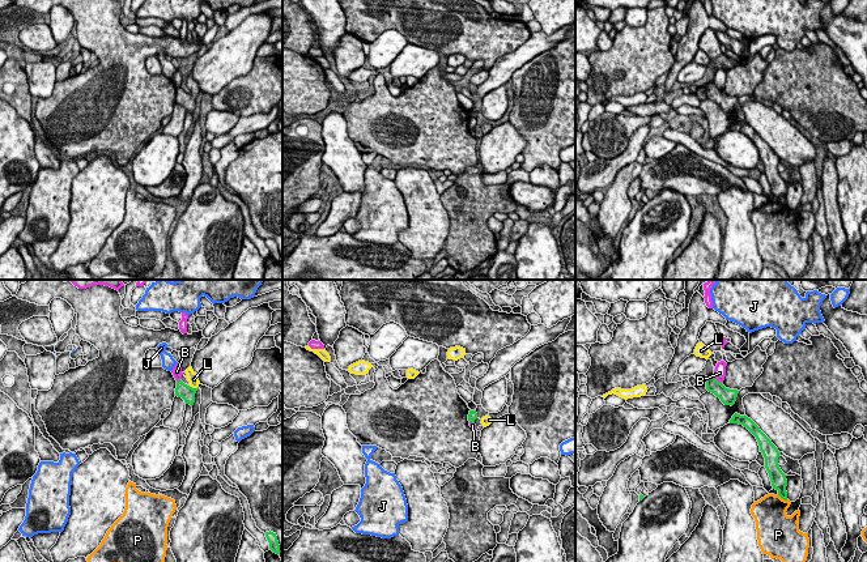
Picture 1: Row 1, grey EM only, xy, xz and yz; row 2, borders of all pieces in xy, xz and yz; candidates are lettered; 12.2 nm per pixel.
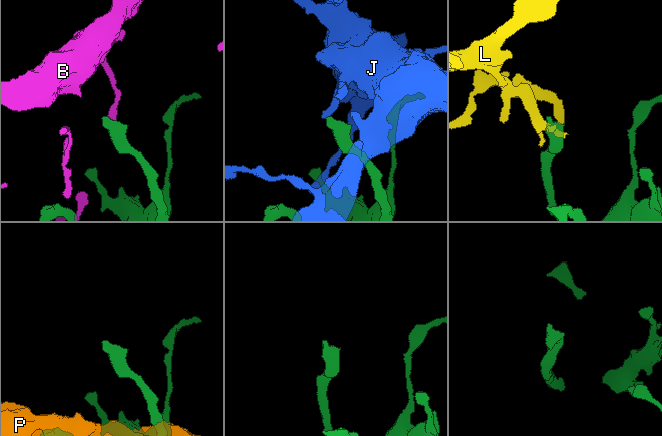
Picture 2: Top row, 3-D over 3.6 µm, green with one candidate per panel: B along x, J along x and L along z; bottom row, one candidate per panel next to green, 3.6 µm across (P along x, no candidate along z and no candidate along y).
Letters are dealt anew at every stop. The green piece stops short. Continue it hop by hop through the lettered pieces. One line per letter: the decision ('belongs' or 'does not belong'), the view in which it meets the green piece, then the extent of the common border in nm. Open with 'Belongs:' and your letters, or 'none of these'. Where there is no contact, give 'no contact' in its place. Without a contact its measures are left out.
Belongs: L
B: does not belong; contact in yz; length 150 nm
J: does not belong; contact in yz; length 60 nm
L: belongs; contact in xy; length 100 nm
P: does not belong; contact in yz; length 160 nm

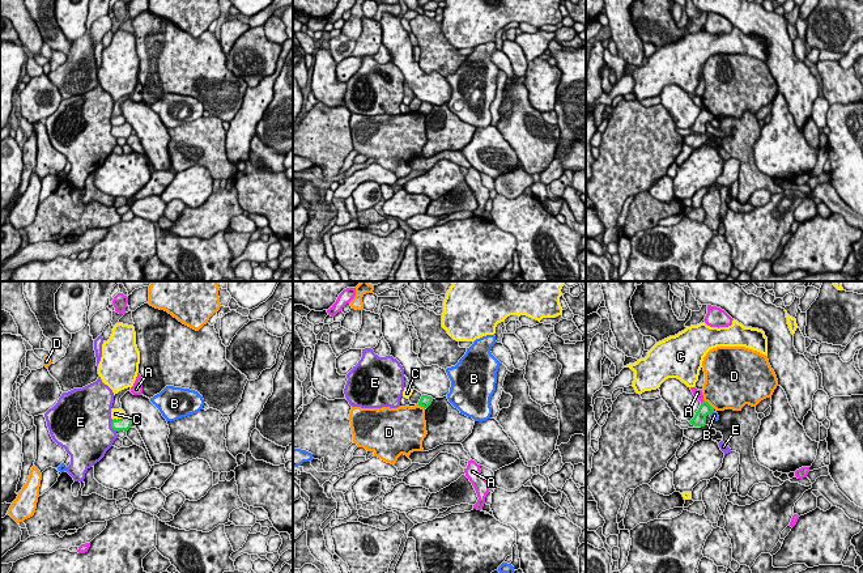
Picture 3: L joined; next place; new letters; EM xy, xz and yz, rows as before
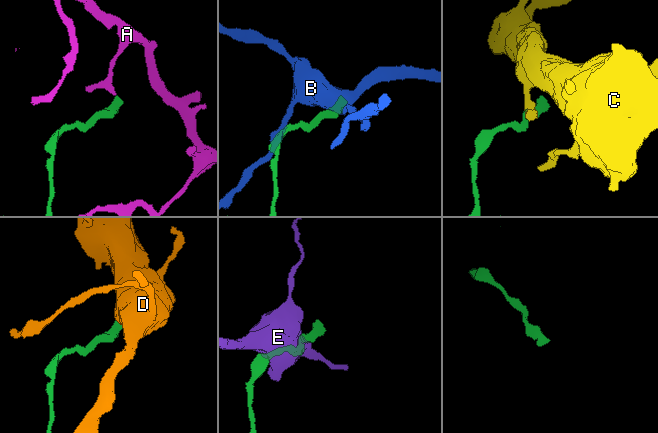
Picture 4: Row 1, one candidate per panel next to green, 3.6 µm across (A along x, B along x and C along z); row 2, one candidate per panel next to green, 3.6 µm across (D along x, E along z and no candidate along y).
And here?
Belongs: none of these
A: does not belong; contact in yz; length 60 nm
B: does not belong; contact in yz; length 70 nm
C: does not belong; contact in xy; length 190 nm
D: does not belong; contact in yz; length 190 nm
E: does not belong; contact in xy; length 160 nm

